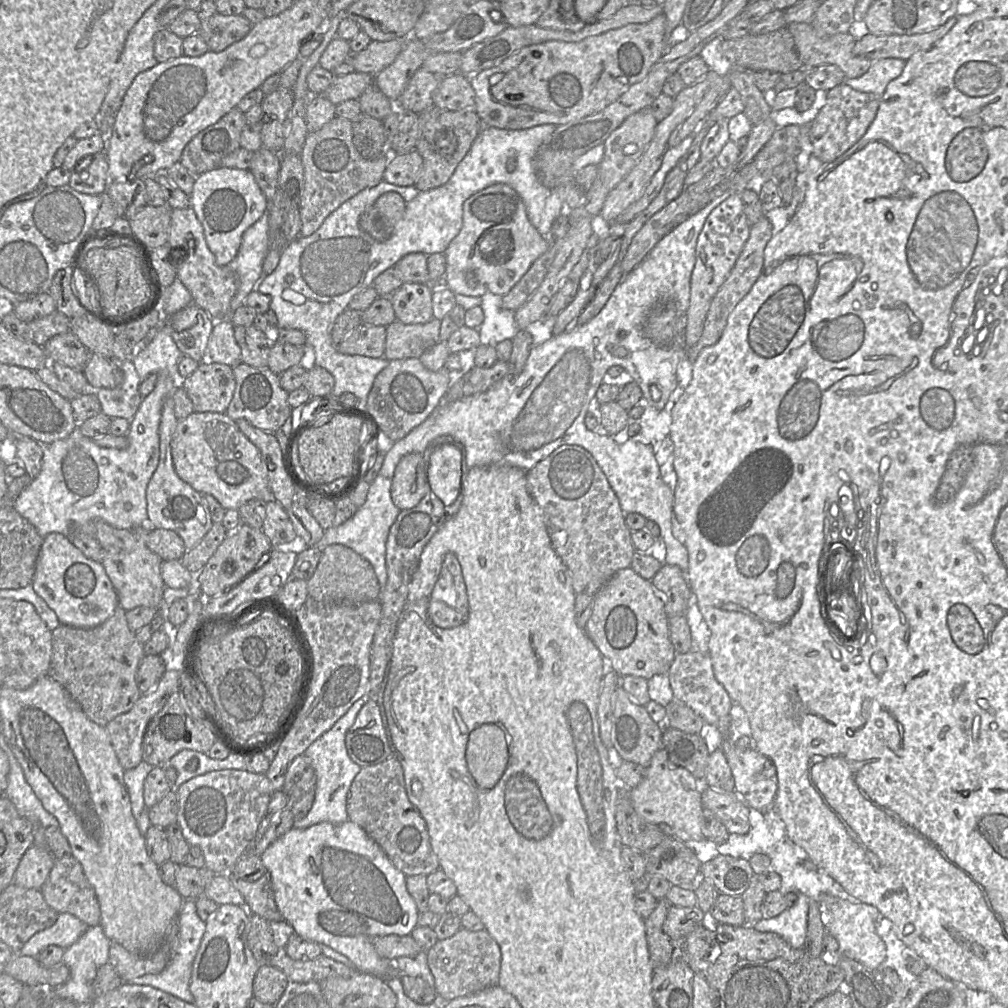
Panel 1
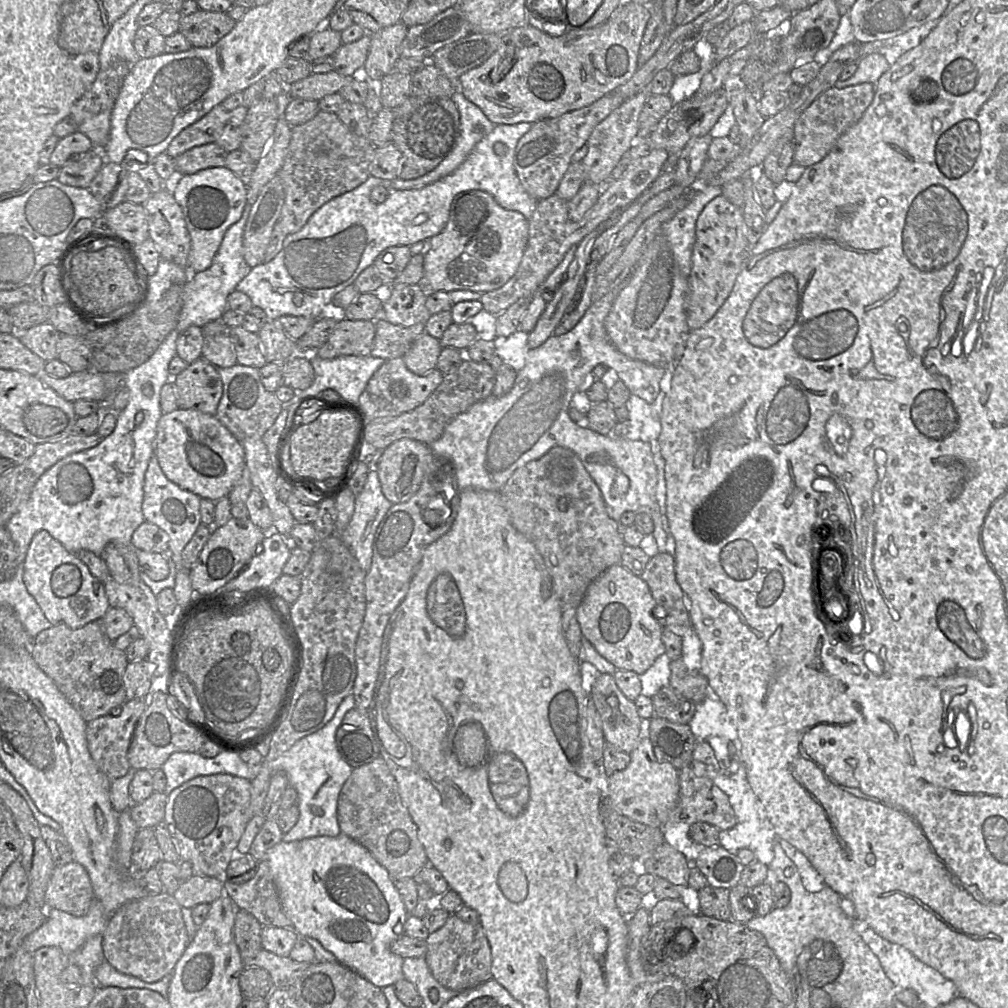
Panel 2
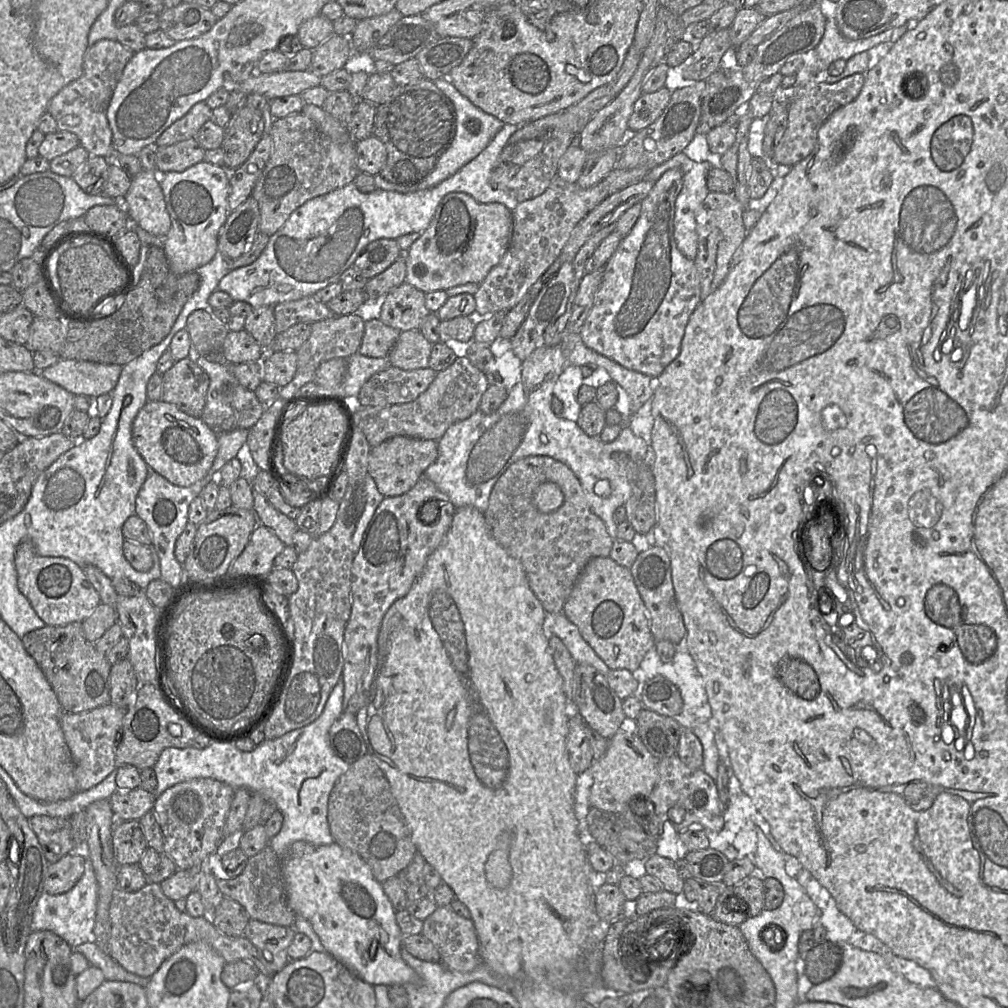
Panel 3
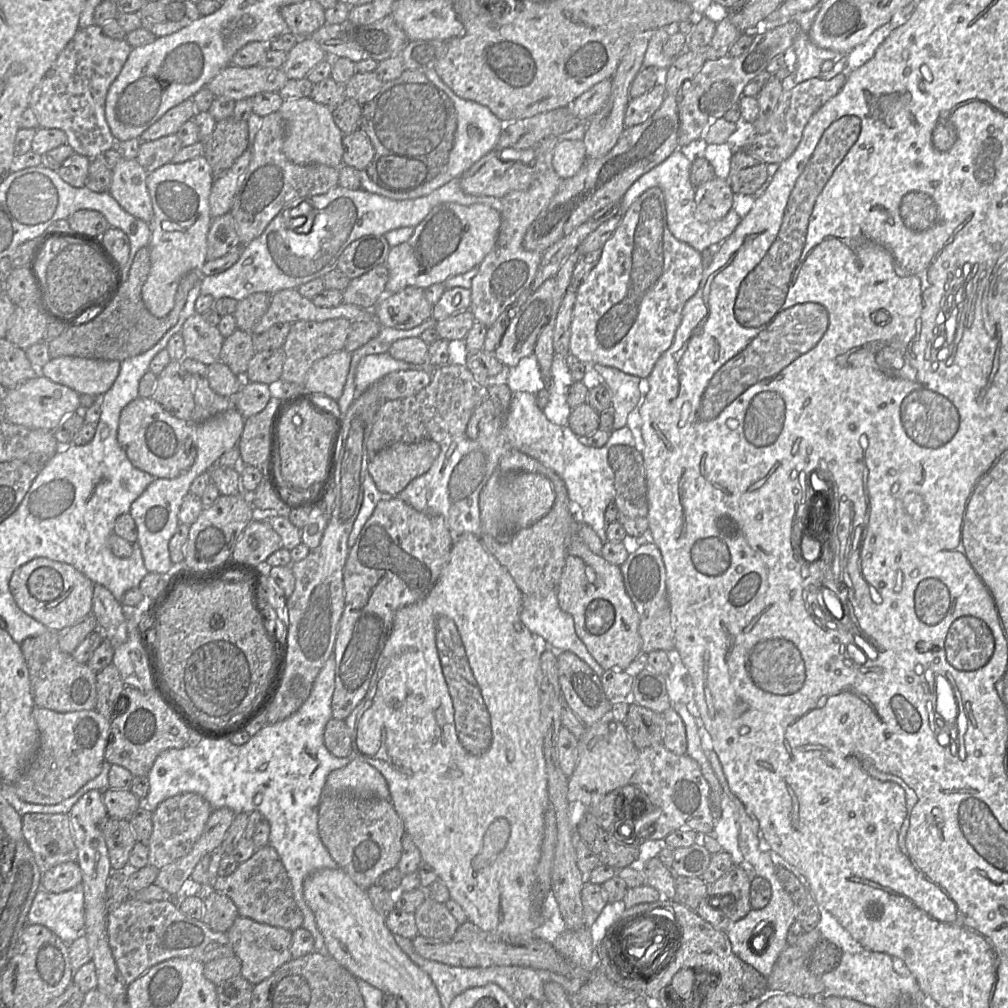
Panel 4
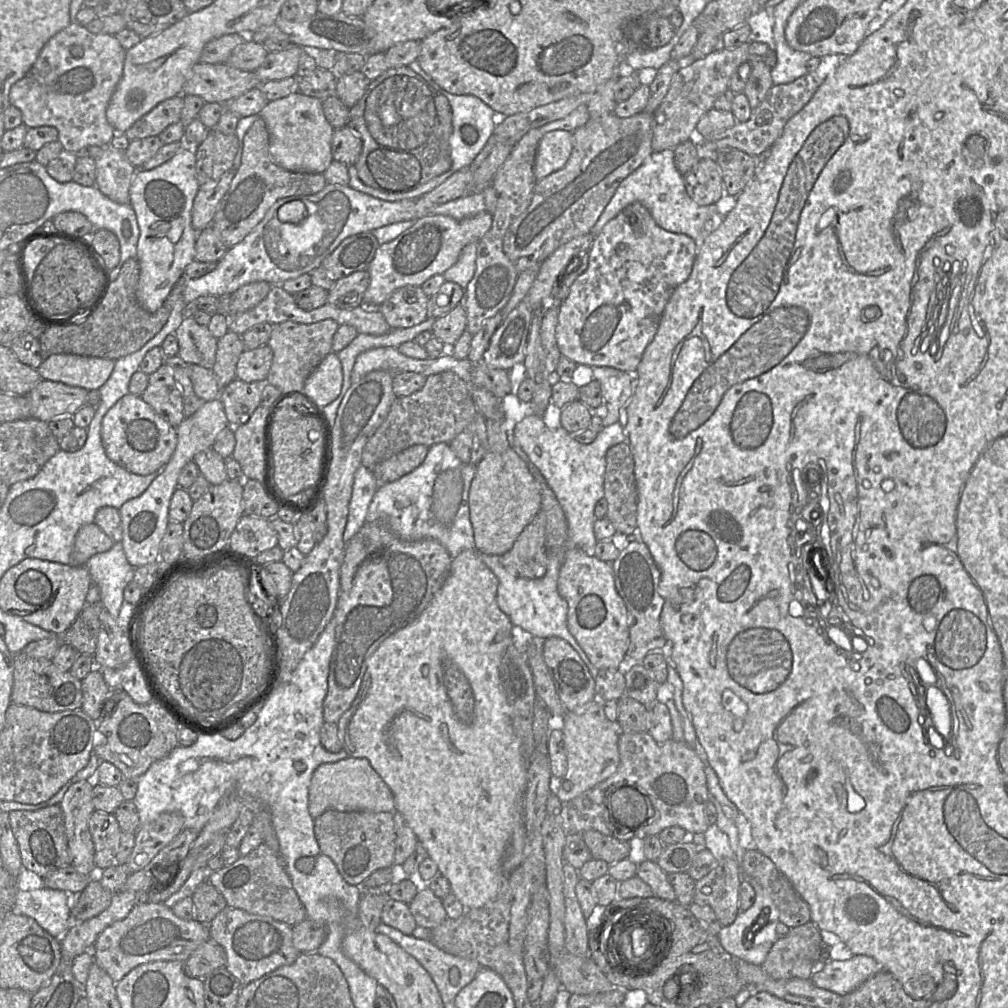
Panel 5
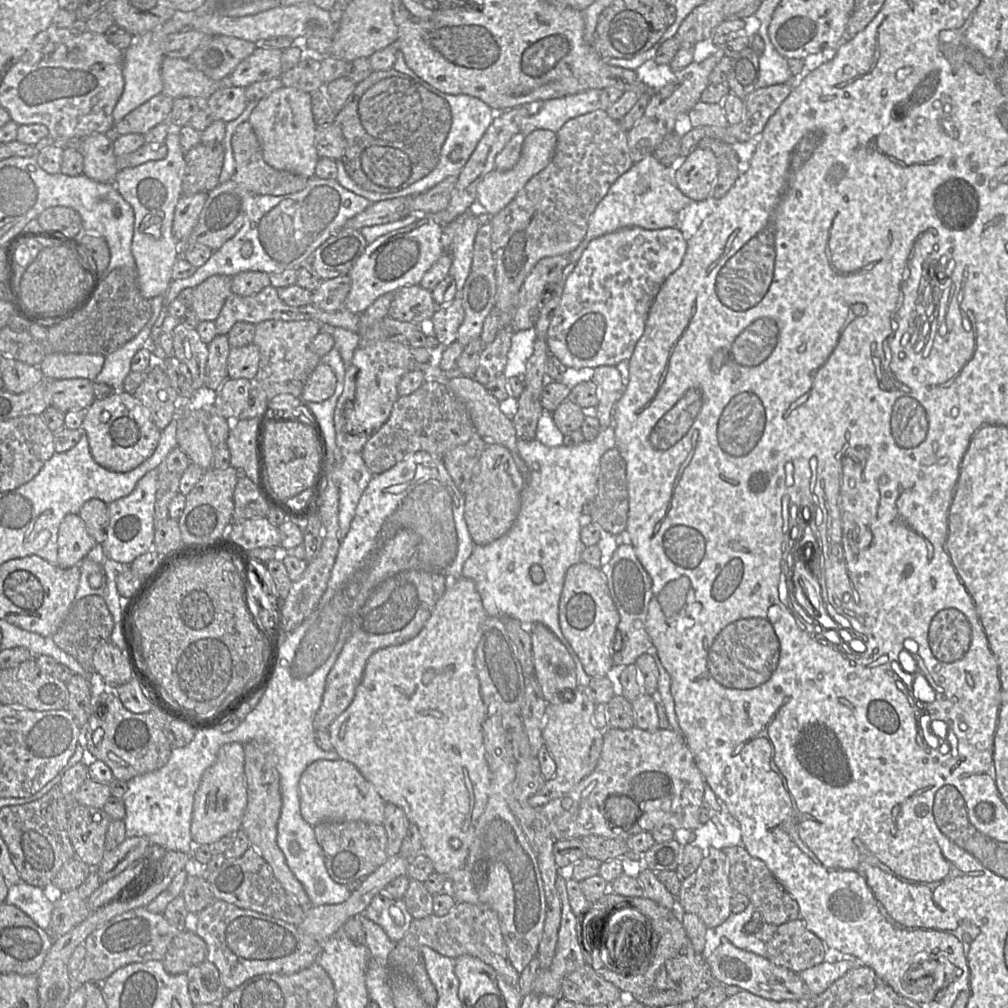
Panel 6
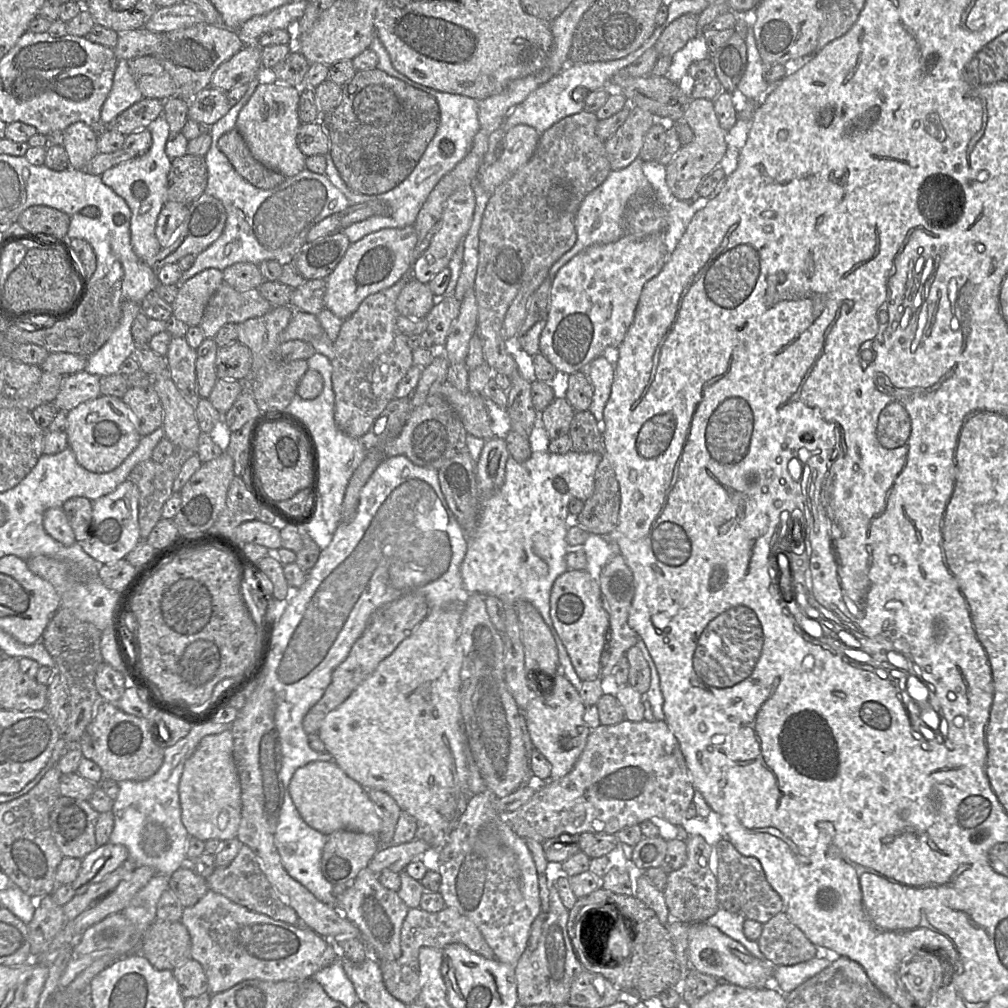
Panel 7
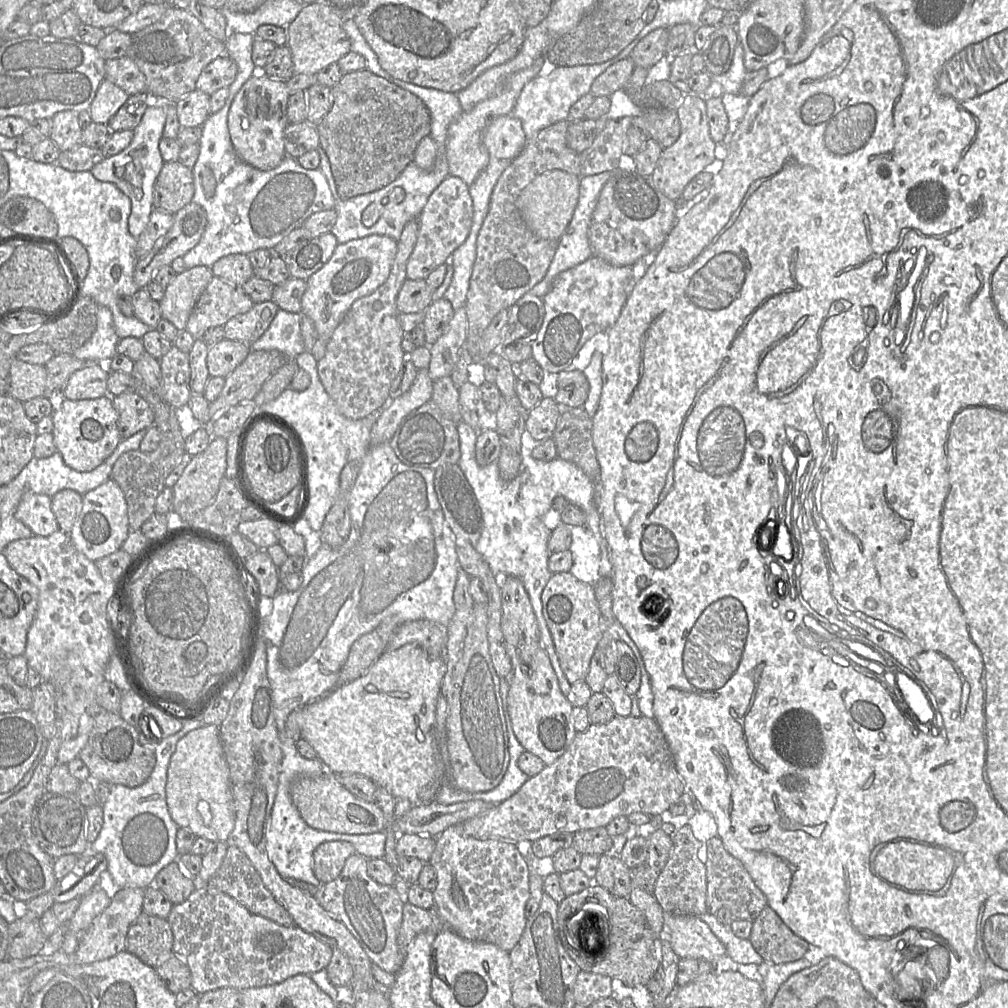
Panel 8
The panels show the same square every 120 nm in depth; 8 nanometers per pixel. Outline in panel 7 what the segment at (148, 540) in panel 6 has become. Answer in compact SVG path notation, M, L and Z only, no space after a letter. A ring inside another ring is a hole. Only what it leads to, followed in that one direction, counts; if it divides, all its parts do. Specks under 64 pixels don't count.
M129 480L120 484L112 493L93 500L89 538L78 542L83 550L103 564L125 559L127 554L141 541L138 523L138 502L138 487Z

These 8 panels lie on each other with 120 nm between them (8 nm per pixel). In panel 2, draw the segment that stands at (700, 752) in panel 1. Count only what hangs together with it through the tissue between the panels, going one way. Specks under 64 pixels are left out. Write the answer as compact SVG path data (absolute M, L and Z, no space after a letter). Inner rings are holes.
M653 717L649 721L648 737L658 759L670 763L678 770L690 767L697 740L688 724Z

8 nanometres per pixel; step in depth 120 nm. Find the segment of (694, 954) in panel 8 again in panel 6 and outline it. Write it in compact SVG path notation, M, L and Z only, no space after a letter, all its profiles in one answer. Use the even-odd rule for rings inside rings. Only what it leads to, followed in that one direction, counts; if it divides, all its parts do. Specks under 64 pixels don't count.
M725 937L709 956L705 958L712 975L722 984L736 985L762 998L783 1001L807 1001L811 992L798 973L783 966L777 966L768 958L734 946Z

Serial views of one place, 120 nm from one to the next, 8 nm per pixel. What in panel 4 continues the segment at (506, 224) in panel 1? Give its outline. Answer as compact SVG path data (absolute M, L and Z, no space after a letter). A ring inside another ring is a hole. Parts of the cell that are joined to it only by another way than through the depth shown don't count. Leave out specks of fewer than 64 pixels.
M445 202L435 206L414 228L414 233L406 242L390 248L383 264L389 273L386 294L407 286L425 289L478 267L494 247L500 225L500 212L485 204Z

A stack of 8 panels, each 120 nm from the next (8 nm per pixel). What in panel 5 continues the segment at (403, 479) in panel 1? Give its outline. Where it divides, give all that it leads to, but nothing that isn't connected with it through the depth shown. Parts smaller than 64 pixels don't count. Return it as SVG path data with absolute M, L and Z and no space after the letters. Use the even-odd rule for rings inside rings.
M413 445L379 463L373 475L379 484L390 483L415 470L425 460L429 447Z

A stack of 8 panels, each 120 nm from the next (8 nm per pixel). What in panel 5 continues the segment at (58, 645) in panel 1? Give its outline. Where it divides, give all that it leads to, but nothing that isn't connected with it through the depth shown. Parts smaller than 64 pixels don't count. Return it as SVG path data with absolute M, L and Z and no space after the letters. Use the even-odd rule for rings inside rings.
M20 652L14 654L11 702L26 705L43 712L80 709L83 702L81 680L69 671L58 668L51 659L31 658Z

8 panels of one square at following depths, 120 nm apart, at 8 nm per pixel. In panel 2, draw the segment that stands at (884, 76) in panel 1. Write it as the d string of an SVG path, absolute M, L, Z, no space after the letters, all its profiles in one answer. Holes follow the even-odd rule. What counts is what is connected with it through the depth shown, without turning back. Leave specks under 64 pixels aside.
M883 41L859 43L862 57L857 62L856 72L847 80L836 81L834 87L844 88L860 83L871 83L874 85L892 65L883 55L878 54L879 49L884 46Z

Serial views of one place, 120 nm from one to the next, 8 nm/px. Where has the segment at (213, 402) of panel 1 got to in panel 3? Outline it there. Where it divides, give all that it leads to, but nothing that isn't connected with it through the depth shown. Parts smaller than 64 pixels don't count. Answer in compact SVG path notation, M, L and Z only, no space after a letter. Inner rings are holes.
M185 358L162 374L161 401L174 404L189 416L200 418L210 379L193 360Z

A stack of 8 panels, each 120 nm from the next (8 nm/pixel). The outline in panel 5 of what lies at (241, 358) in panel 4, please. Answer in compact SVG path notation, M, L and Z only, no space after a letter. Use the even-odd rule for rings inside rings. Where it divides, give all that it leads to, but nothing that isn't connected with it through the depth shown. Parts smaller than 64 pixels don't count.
M228 331L218 339L212 371L222 389L236 379L236 365L244 350L241 335L234 332Z

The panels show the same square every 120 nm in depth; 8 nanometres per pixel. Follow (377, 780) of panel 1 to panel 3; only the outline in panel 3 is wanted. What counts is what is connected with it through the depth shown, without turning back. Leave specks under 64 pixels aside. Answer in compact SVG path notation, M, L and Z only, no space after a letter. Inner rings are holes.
M367 754L350 764L348 771L337 779L328 799L327 820L334 843L359 855L368 864L373 877L379 883L406 871L417 852L390 785L371 755Z

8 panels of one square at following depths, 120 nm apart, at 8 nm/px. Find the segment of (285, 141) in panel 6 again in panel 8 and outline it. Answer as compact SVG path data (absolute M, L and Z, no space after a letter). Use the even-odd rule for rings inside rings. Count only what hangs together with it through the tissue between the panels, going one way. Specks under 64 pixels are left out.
M266 74L251 76L235 95L227 118L233 148L247 164L267 171L277 167L286 156L284 131L288 126L287 104L291 92L286 81Z

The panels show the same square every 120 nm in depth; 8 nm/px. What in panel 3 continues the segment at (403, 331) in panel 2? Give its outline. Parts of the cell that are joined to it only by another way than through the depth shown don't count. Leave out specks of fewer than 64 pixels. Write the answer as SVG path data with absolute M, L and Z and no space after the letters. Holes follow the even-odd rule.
M371 318L365 321L364 335L358 353L376 358L387 357L400 332L379 318Z

